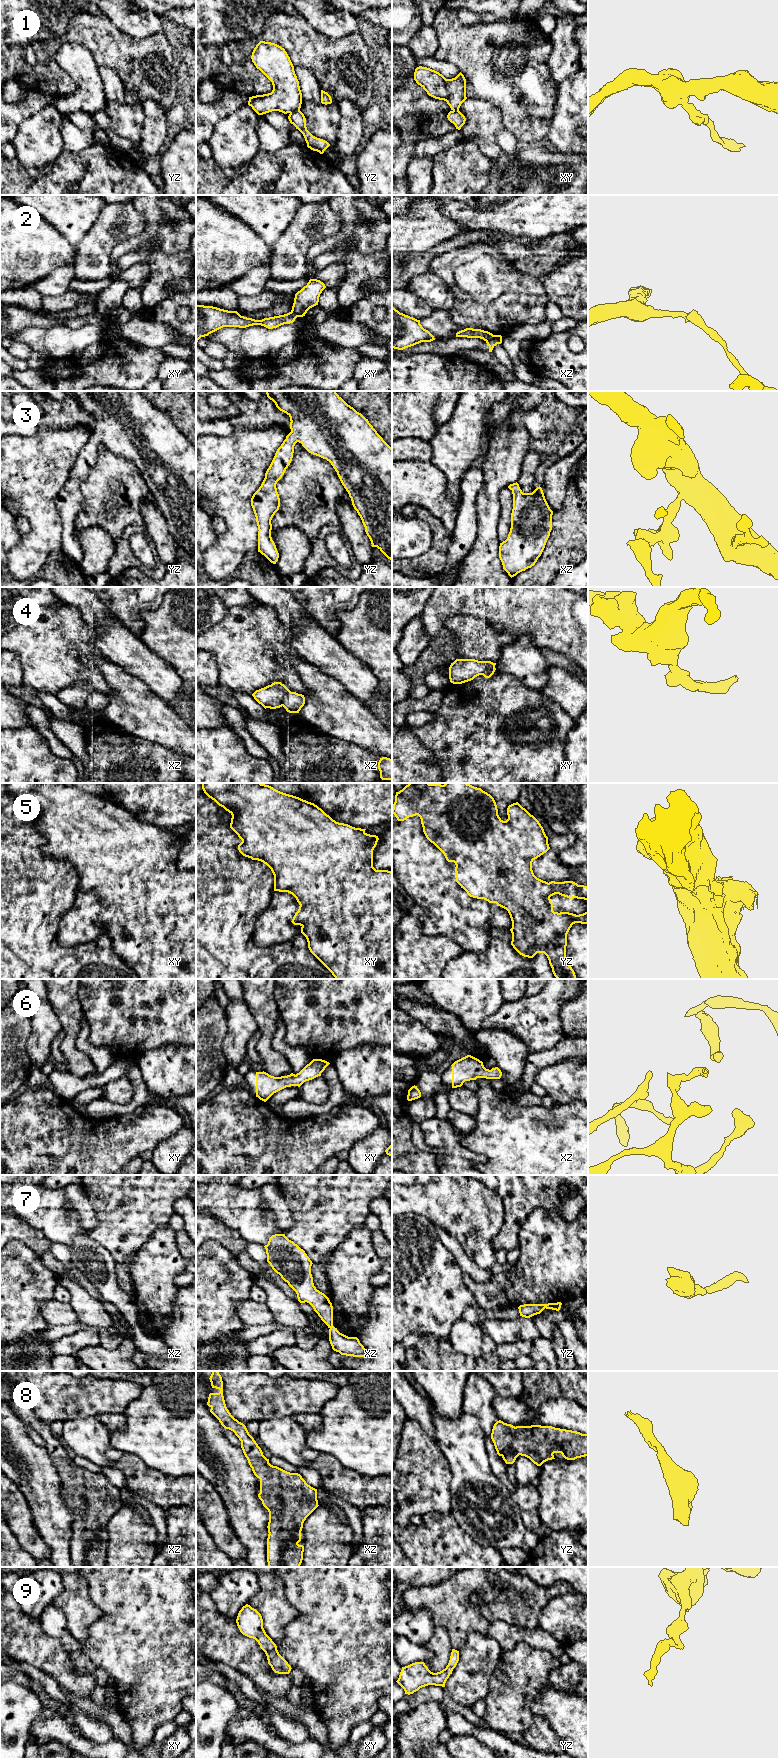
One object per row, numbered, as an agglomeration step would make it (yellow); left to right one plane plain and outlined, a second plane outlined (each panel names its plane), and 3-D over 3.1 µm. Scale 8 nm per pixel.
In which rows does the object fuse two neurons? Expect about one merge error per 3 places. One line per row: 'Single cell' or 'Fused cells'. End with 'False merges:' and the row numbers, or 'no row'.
1: Fused cells
2: Fused cells
3: Single cell
4: Fused cells
5: Fused cells
6: Single cell
7: Single cell
8: Single cell
9: Single cell
False merges: 1, 2, 4, 5

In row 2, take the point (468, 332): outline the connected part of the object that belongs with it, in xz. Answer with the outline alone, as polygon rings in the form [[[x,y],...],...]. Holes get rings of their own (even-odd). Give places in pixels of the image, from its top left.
[[[466,328],[457,332],[456,337],[480,338],[487,341],[493,337],[493,334],[481,329]]]

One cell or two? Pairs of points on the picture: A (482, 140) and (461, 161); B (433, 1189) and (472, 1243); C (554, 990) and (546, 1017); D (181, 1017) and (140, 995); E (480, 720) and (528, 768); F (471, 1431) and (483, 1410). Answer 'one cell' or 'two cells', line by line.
A: two cells
B: one cell
C: one cell
D: one cell
E: one cell
F: two cells

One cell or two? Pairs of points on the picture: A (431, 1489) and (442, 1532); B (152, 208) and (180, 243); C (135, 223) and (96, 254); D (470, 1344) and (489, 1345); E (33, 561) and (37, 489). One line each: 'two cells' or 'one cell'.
A: two cells
B: one cell
C: one cell
D: two cells
E: one cell

